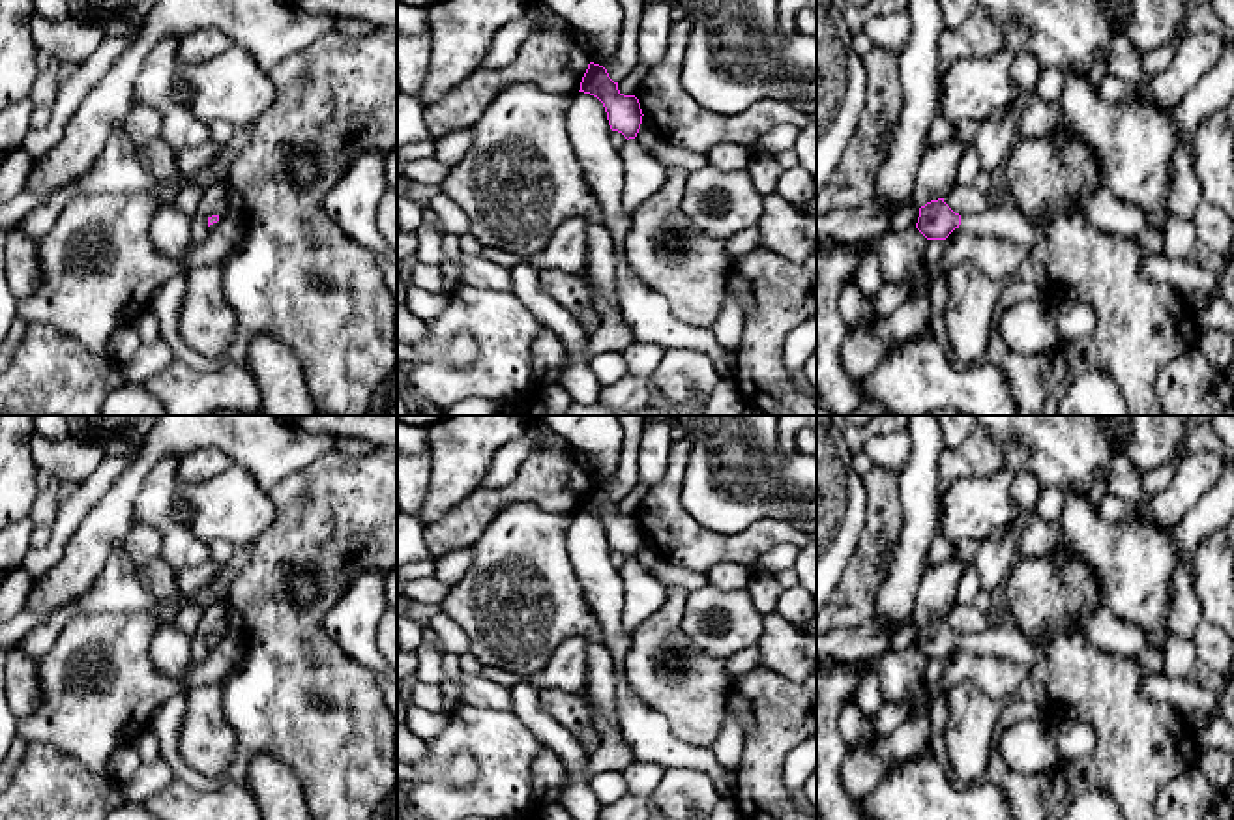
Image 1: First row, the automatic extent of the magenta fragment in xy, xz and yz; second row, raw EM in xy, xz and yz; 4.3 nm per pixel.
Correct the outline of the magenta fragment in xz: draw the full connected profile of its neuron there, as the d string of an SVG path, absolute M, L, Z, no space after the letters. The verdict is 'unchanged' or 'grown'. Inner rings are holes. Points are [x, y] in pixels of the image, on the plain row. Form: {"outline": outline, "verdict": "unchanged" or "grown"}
{"outline": "M588 483L579 511L597 517L605 526L610 549L627 558L620 569L624 580L622 629L631 638L633 631L659 610L668 586L635 560L644 535L640 522L635 515L624 515L603 485Z", "verdict": "grown"}

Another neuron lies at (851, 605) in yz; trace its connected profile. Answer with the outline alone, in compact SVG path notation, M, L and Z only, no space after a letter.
M873 466L861 479L867 492L865 522L850 562L816 614L816 635L858 629L873 622L874 595L888 577L903 530L899 472Z

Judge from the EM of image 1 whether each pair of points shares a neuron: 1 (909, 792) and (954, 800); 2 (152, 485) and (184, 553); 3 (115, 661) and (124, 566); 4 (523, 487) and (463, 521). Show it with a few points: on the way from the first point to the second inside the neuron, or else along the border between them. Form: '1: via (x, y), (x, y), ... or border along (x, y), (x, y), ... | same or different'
1: via (920, 798), (942, 800) | same
2: via (154, 502), (160, 519), (175, 536) | same
3: border along (152, 611), (100, 611), (77, 616) | different
4: via (508, 495), (478, 510) | same

